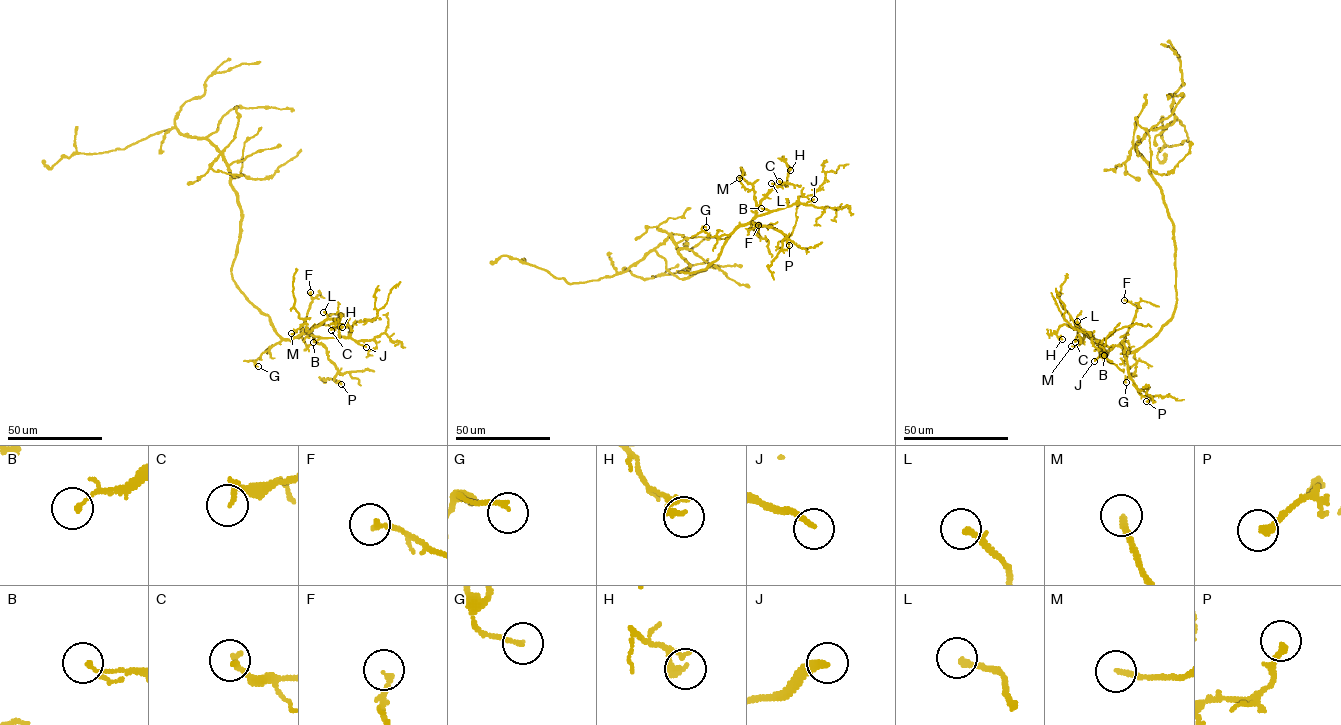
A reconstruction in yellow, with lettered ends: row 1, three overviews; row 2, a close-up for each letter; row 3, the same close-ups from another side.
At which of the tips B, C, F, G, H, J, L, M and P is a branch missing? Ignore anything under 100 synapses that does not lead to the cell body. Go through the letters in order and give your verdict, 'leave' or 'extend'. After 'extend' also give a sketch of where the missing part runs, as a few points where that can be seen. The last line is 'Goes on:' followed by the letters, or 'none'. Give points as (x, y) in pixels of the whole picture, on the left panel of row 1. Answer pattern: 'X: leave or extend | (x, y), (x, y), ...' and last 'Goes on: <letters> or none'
B: leave
C: leave
F: leave
G: leave
H: leave
J: extend
L: leave
M: leave
P: leave
Goes on: J

